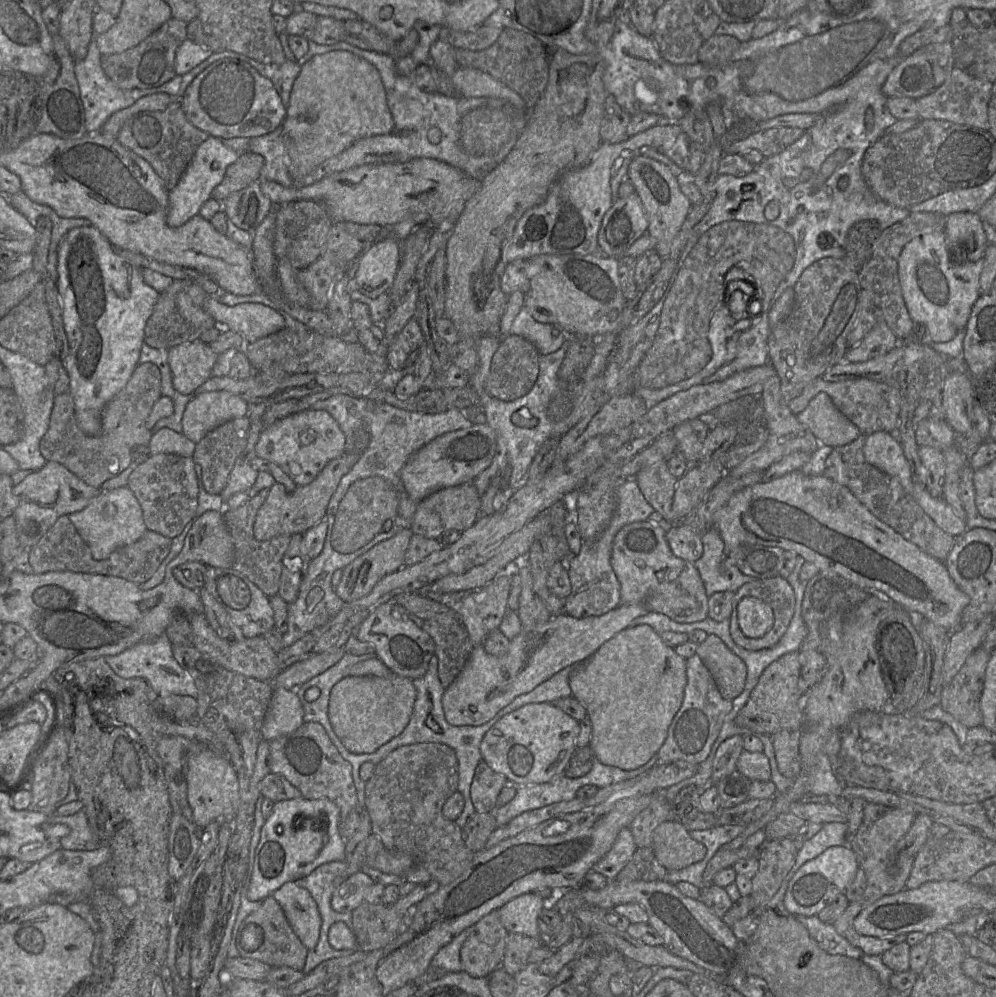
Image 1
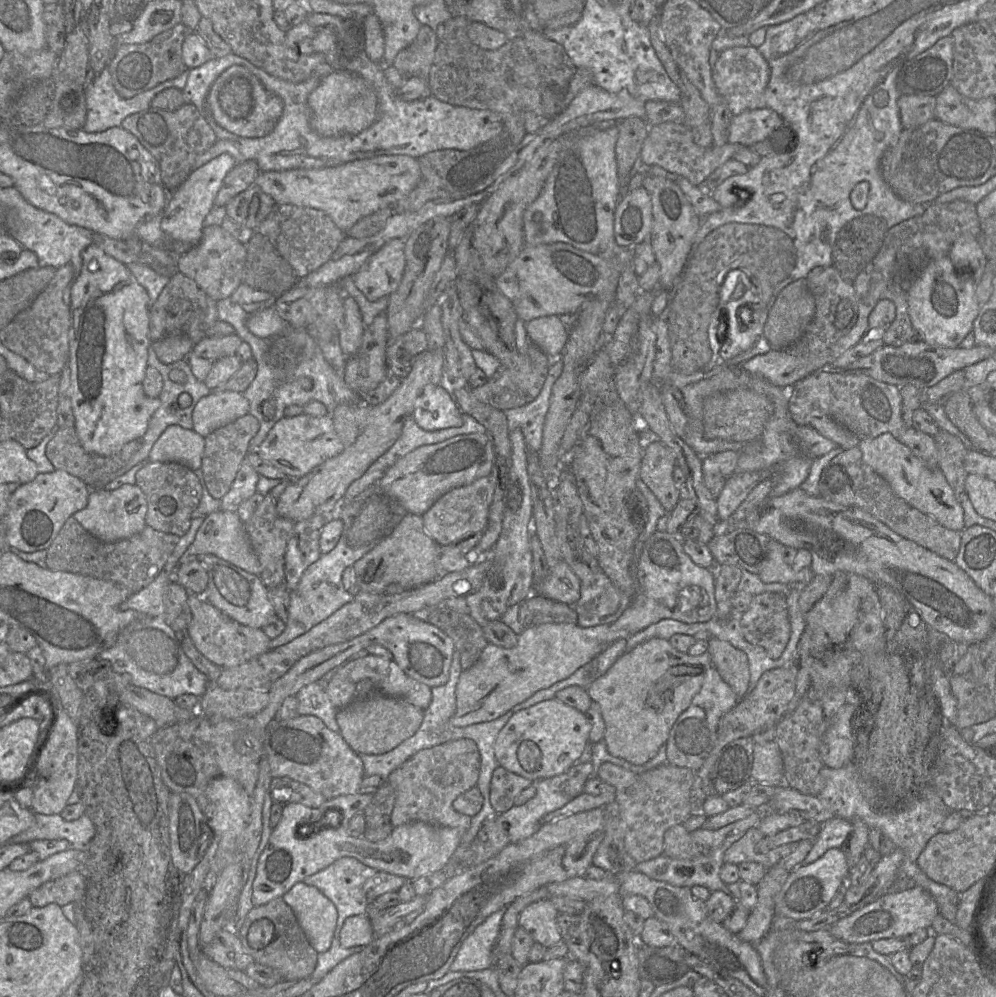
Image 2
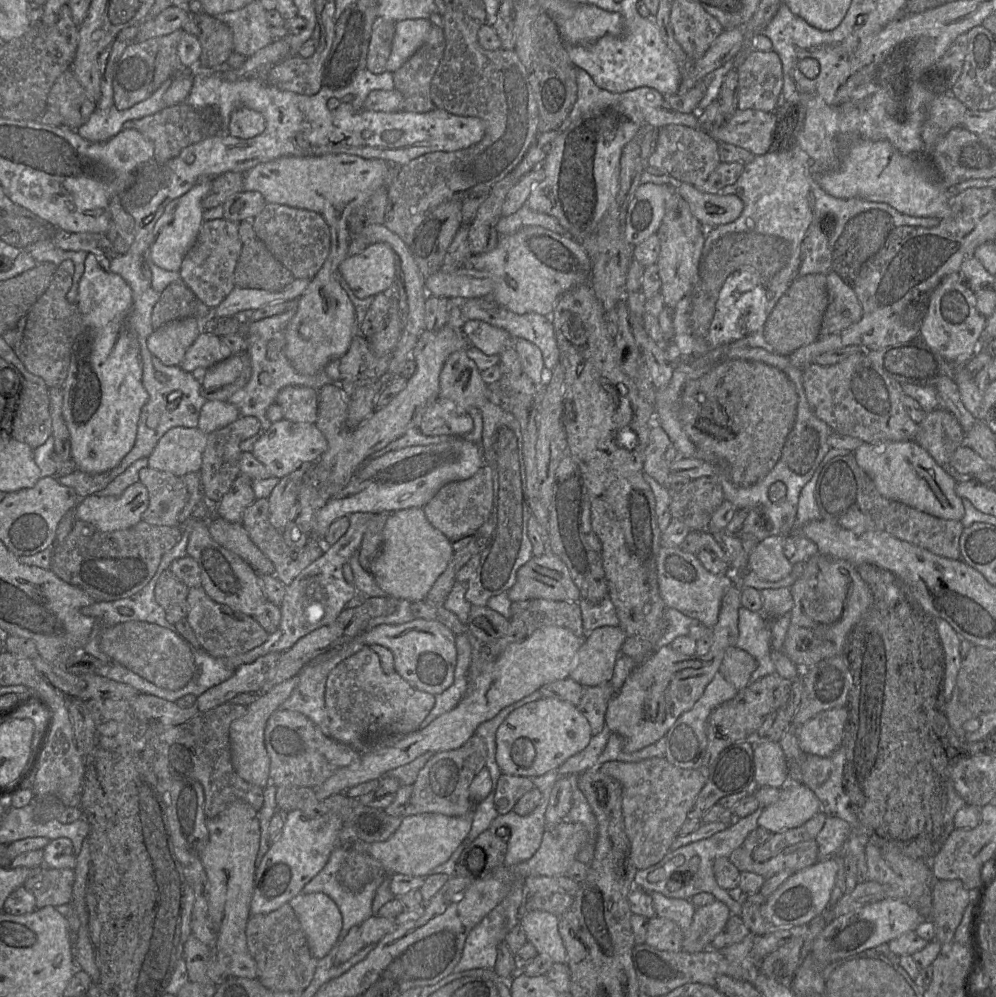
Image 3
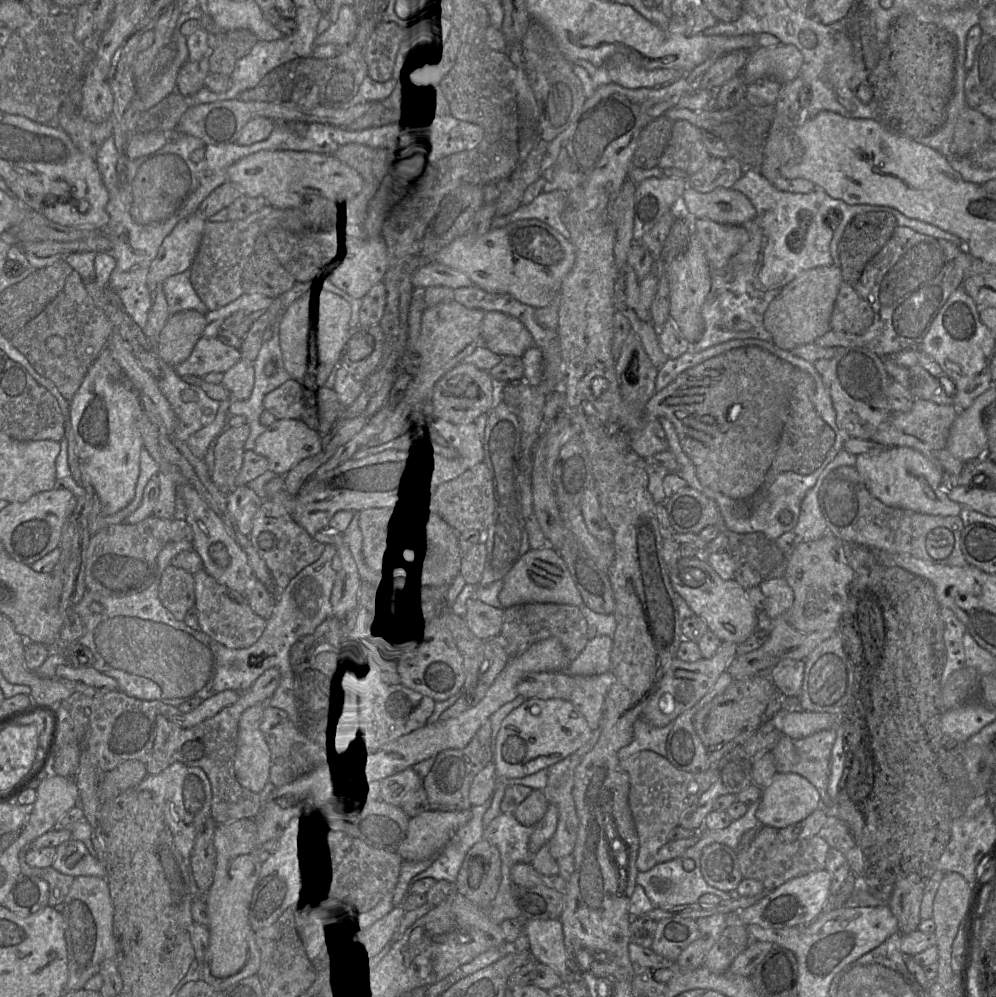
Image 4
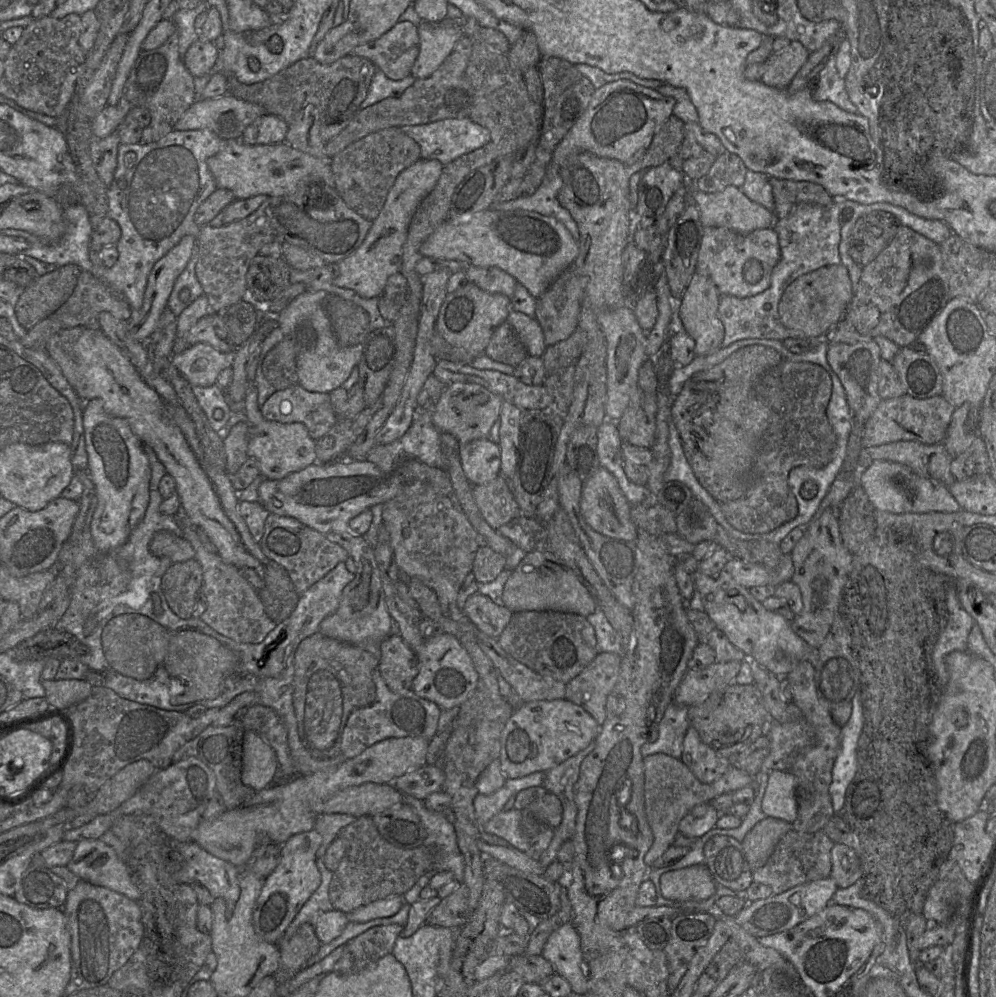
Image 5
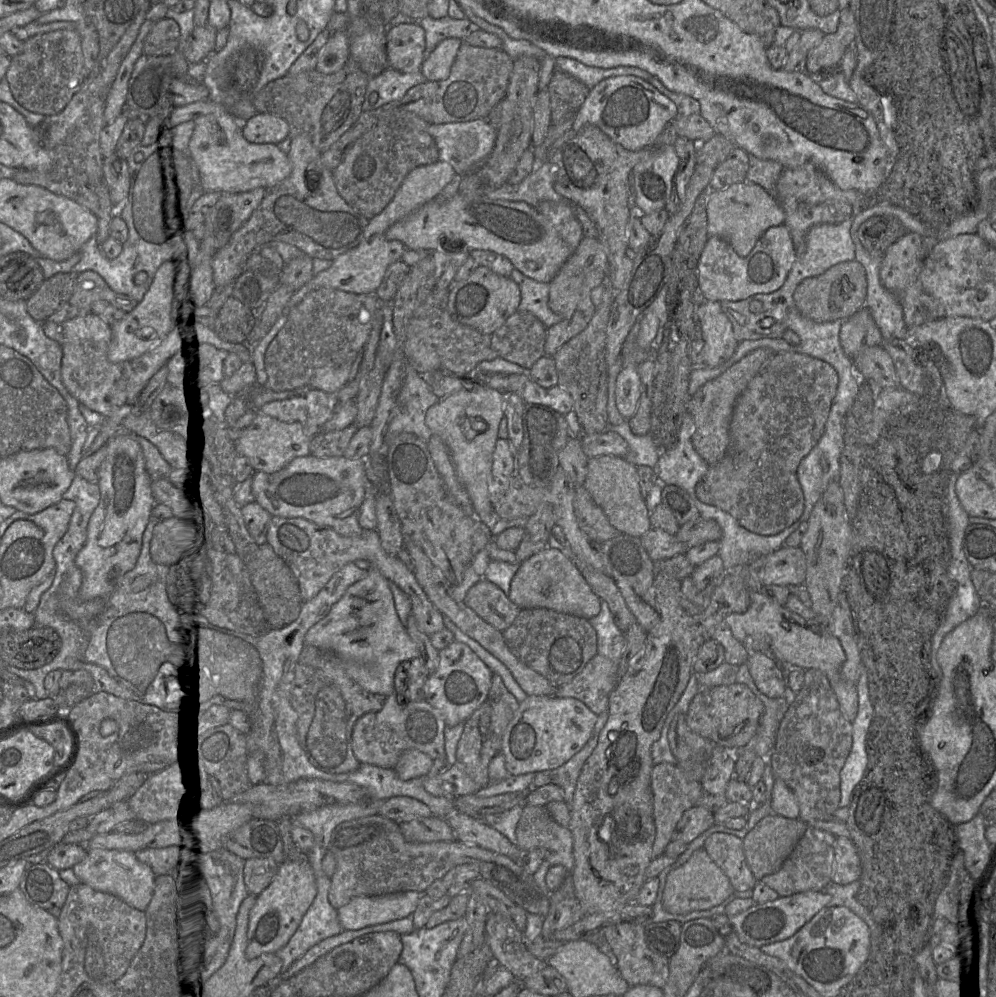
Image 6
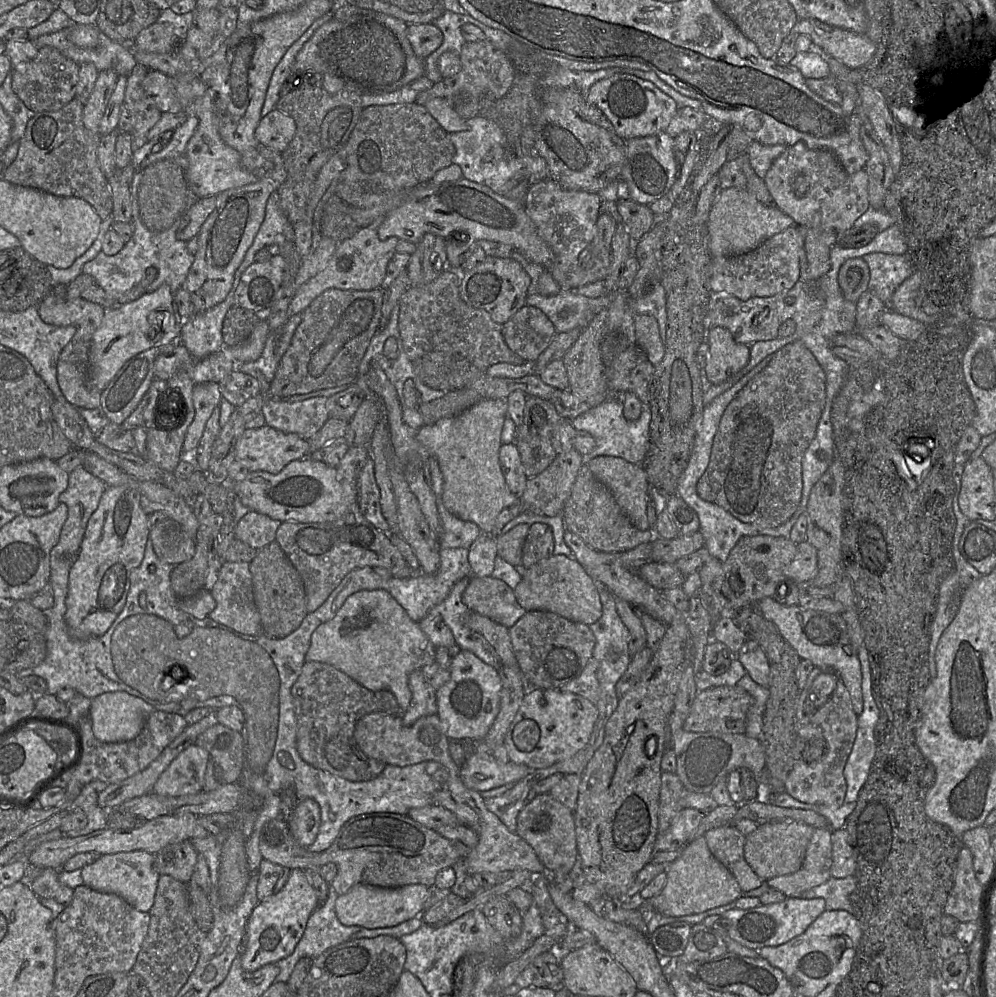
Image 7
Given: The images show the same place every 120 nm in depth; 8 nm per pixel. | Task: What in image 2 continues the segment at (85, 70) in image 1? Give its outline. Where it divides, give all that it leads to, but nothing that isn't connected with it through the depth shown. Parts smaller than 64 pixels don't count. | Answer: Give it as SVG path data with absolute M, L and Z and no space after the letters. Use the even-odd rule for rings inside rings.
M105 67L99 74L94 75L84 87L86 103L86 121L82 130L89 133L103 132L112 127L120 127L122 121L129 115L144 111L151 107L152 99L161 91L168 88L177 88L182 90L186 83L189 69L186 69L178 77L158 84L154 88L142 92L132 98L124 99L116 91L111 73L108 67Z

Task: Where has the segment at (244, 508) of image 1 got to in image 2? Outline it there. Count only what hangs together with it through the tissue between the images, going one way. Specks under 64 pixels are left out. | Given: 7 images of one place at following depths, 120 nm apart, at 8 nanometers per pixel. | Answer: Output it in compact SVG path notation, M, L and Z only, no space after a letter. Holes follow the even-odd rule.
M290 479L281 481L269 493L265 494L251 518L244 522L245 531L261 566L259 577L268 589L281 586L284 583L286 547L292 536L295 522L280 516L276 506L279 496L289 484L289 481Z

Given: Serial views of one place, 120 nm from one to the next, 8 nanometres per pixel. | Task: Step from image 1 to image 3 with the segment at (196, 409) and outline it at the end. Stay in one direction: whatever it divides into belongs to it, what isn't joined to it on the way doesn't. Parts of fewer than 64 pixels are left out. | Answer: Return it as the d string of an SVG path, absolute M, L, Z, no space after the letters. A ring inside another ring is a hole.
M208 400L200 411L199 428L212 434L241 416L239 409L228 401Z

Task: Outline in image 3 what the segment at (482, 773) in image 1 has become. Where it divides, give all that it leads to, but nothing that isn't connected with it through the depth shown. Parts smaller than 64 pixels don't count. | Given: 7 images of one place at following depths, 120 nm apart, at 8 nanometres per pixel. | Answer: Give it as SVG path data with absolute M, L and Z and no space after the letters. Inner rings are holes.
M501 773L494 794L494 805L500 815L513 810L518 800L534 788L530 778Z

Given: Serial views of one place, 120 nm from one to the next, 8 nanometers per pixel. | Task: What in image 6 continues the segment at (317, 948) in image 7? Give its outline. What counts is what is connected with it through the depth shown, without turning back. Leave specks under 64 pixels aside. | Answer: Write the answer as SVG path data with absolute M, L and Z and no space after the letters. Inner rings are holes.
M322 862L319 865L320 871L314 875L317 887L316 896L288 943L276 952L282 961L282 972L311 947L344 930L338 920L337 910L328 900L331 878L325 874Z

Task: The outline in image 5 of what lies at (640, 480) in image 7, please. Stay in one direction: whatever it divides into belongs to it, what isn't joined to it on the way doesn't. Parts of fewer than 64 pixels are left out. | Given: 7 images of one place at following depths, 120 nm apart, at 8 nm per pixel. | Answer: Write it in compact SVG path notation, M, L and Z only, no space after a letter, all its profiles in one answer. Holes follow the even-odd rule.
M603 466L584 480L581 509L586 521L604 535L627 540L635 540L638 536L638 528L630 514L631 503L614 475Z

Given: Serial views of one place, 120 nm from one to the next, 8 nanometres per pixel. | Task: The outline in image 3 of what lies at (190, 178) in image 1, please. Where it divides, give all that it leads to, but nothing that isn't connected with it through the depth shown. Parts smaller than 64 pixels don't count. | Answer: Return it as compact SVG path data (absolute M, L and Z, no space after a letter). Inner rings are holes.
M211 178L199 181L188 192L173 200L166 207L154 228L154 242L149 252L149 262L167 271L180 271L182 262L195 244L204 222L202 199L210 191L212 183Z

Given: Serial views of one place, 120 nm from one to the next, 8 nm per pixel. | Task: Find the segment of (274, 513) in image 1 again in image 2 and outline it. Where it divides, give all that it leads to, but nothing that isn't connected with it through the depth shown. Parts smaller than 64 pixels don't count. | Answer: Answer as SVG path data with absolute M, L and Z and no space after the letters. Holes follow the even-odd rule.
M425 350L419 354L410 373L401 380L393 394L381 404L370 406L362 403L340 404L330 413L334 428L343 442L344 450L324 461L303 477L290 480L277 500L277 512L293 522L306 520L320 514L332 517L336 514L343 497L356 479L384 454L399 438L406 418L413 415L416 401L428 384L443 382L444 350Z

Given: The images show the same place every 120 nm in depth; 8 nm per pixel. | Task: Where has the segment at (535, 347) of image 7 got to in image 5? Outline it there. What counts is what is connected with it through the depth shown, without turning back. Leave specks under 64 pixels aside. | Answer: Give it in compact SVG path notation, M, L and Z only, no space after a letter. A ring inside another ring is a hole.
M504 322L495 330L485 353L496 361L515 367L529 355L514 328L508 322Z

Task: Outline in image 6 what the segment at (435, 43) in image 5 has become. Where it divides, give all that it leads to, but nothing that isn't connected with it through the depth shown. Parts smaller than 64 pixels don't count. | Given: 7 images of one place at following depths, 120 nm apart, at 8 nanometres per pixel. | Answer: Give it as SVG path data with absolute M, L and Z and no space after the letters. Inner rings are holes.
M447 38L434 48L420 69L427 81L441 81L448 78L462 42L463 40L458 38Z

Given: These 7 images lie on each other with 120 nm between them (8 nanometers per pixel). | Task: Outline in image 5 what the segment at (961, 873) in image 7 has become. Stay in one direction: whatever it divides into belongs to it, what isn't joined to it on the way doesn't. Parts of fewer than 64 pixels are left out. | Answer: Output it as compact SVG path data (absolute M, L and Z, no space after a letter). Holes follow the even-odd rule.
M947 859L928 892L922 914L927 920L947 924L960 904L969 907L973 890L974 883L967 880L958 863Z

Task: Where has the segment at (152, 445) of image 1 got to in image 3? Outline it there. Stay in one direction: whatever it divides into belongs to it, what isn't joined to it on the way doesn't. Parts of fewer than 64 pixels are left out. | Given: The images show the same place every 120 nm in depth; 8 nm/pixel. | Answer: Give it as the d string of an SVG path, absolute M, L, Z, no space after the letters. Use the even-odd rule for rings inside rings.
M174 427L159 440L148 457L148 467L180 477L200 473L210 434L197 428Z

